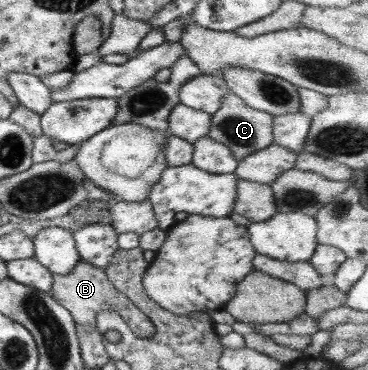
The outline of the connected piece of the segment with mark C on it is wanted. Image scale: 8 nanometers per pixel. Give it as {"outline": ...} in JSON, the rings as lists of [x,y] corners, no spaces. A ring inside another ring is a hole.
{"outline":[[[228,92],[222,96],[222,104],[211,115],[212,124],[208,130],[208,137],[228,146],[232,155],[240,162],[246,154],[260,151],[273,143],[273,132],[271,124],[274,116],[268,112],[260,111],[246,105],[243,99],[236,94]]]}

